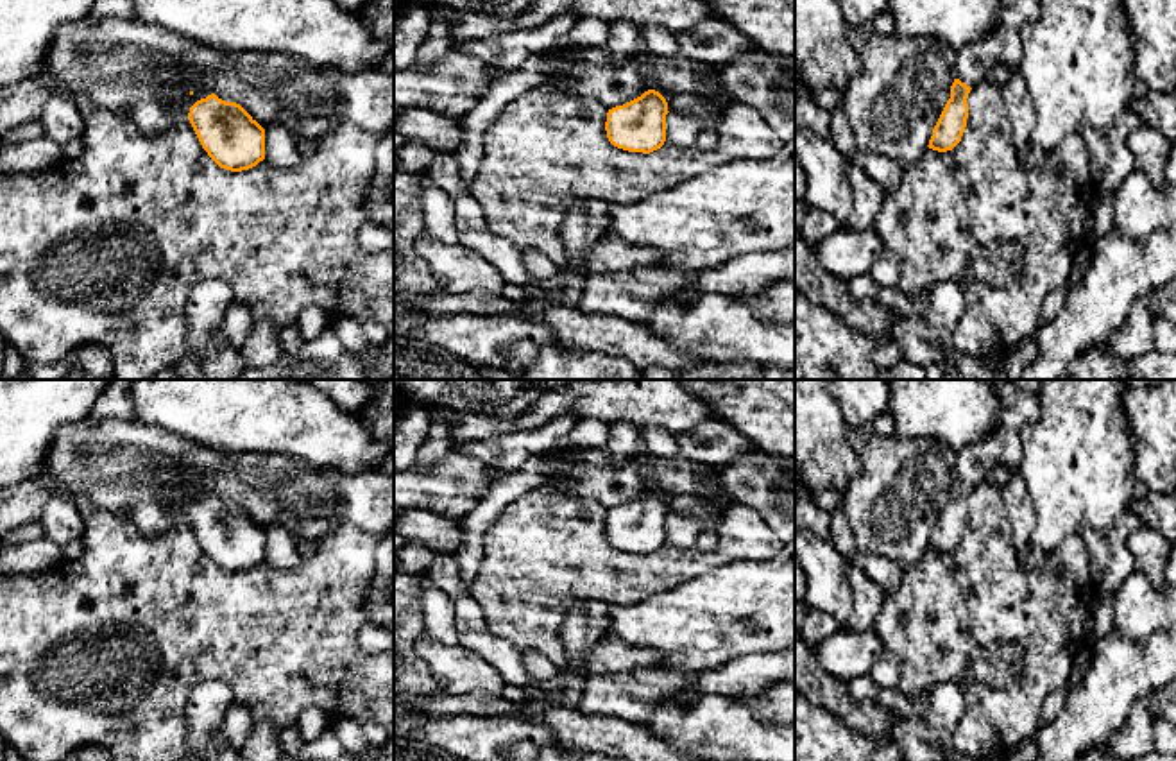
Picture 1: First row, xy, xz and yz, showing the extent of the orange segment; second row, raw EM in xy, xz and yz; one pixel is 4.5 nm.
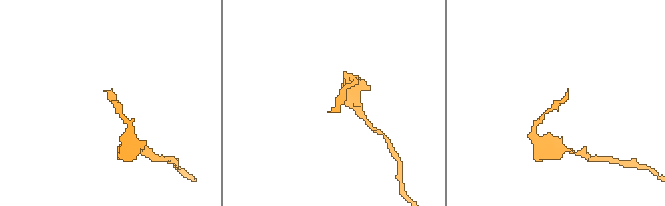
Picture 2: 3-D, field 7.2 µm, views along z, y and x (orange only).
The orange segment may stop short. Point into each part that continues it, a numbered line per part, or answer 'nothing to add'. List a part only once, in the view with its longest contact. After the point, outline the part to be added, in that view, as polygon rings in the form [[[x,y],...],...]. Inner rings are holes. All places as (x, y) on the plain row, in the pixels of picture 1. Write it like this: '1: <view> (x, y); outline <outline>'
1: yz (971, 466); outline [[[1002,383],[995,392],[1002,405],[997,428],[986,439],[972,442],[954,455],[952,473],[956,480],[970,489],[986,482],[986,475],[993,467],[1018,467],[1020,433],[1026,424],[1040,417],[1036,394],[1022,390],[1013,383]]]

